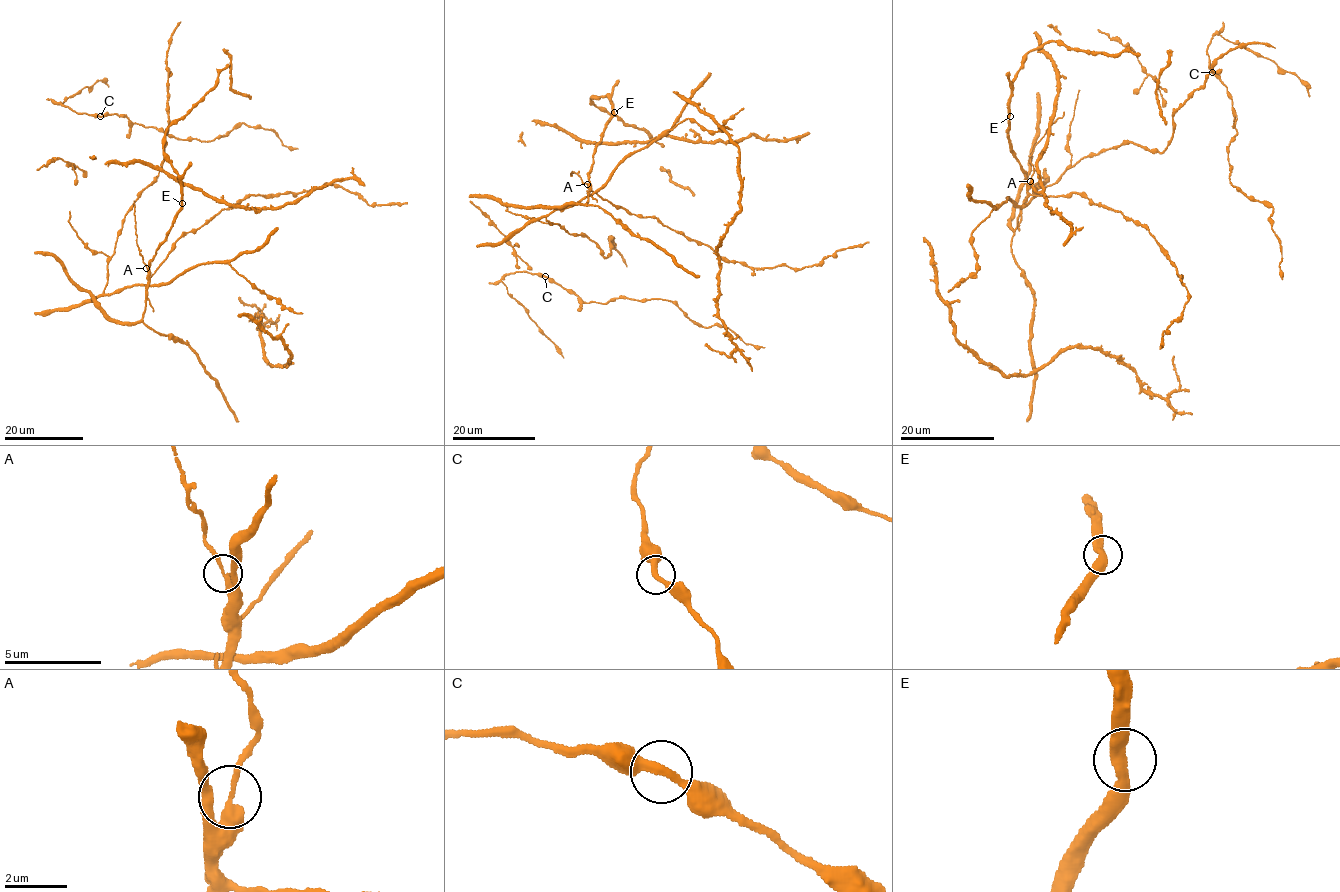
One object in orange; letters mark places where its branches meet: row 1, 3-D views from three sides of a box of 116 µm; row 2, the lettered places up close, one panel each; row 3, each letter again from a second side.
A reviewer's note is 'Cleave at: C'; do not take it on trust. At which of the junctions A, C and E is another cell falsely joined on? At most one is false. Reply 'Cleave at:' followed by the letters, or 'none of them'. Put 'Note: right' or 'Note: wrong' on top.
Note: wrong
Cleave at: A

